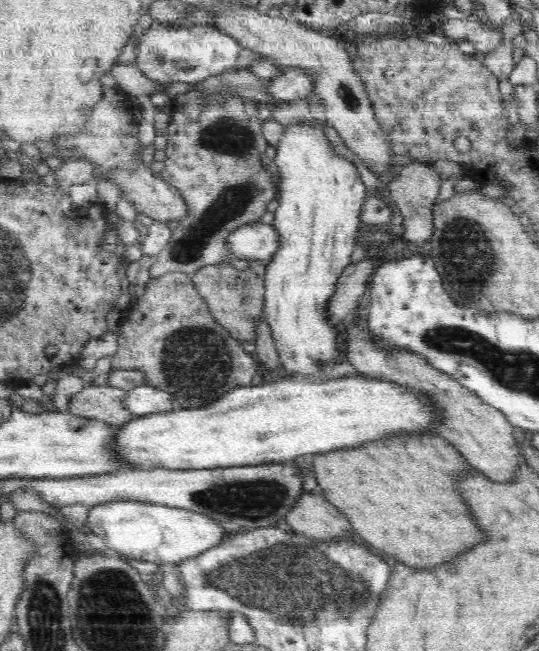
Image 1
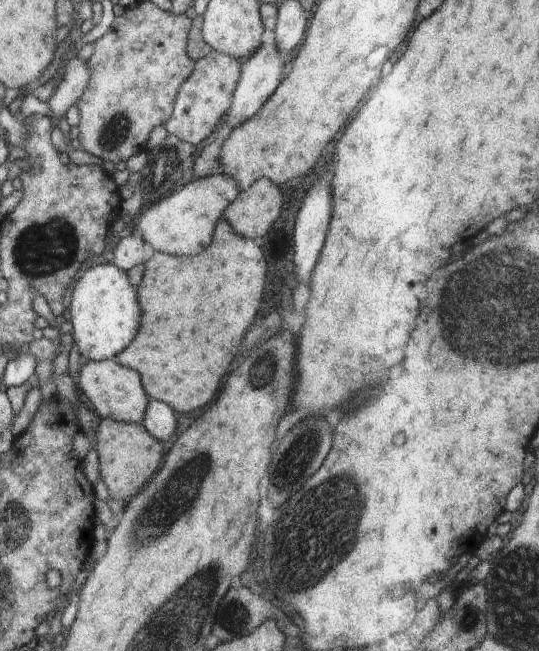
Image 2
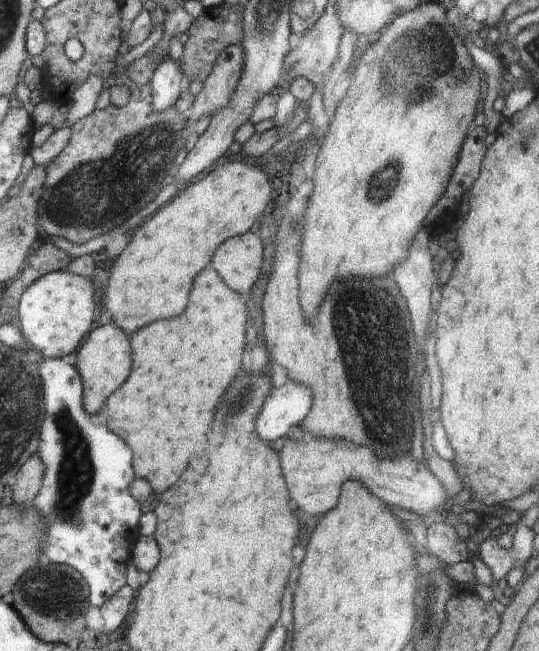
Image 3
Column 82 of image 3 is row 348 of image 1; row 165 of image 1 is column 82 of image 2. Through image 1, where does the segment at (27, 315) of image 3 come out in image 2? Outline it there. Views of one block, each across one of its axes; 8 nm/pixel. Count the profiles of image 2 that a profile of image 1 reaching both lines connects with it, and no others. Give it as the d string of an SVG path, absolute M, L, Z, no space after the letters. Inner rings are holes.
M97 261L76 278L70 293L71 304L66 315L72 323L72 338L79 348L80 356L90 360L110 360L119 355L140 328L140 304L127 272L116 268L111 262Z

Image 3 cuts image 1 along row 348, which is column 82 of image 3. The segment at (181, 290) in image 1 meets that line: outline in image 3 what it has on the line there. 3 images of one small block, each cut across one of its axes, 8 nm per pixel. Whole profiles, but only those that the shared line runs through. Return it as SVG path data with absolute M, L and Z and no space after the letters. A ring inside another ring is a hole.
M151 84L131 87L130 100L125 106L110 105L104 110L95 109L72 125L72 137L68 146L46 165L46 176L39 192L37 220L42 224L47 237L60 236L79 245L96 236L104 236L112 228L124 224L136 210L140 210L142 206L136 204L146 202L146 194L150 194L148 198L158 194L160 182L164 186L174 178L174 174L170 174L174 168L174 158L184 147L190 132L186 124L186 113L178 112L174 105L162 112L154 112Z

